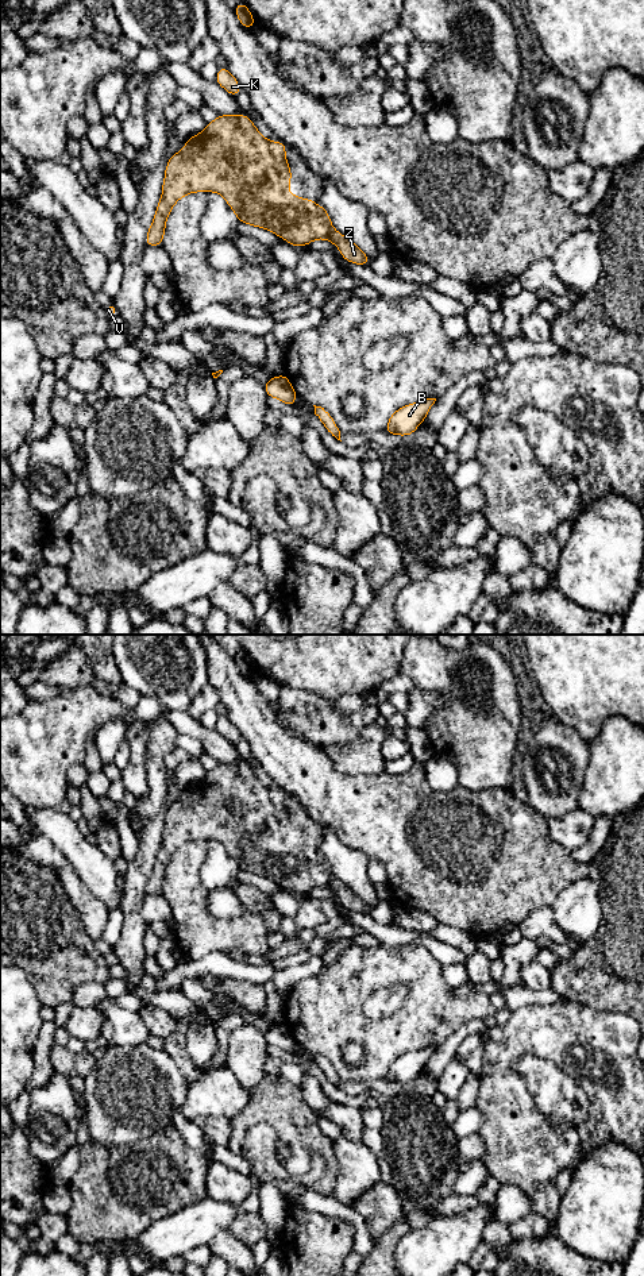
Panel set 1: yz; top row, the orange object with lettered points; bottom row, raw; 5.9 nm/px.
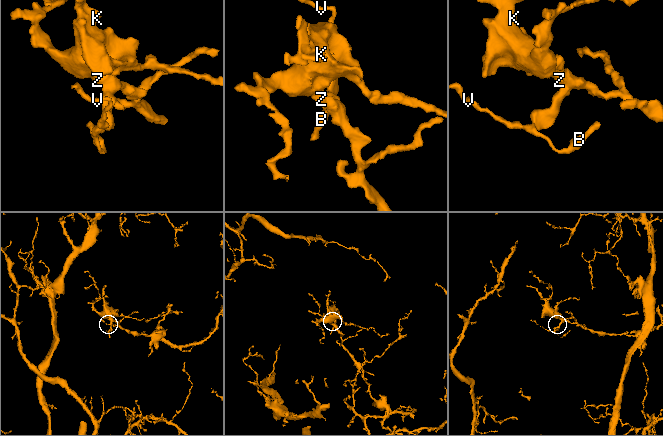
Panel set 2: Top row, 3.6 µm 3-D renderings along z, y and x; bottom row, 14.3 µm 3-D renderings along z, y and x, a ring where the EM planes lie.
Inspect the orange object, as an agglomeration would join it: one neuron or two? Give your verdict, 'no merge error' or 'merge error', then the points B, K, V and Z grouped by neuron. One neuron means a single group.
no merge error | B K V Z

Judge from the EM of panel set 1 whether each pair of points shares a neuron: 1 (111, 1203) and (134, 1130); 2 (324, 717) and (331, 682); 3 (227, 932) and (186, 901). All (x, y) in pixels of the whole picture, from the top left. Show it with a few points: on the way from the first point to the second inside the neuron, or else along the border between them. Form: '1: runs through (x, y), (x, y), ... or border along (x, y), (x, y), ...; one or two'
1: border along (159, 1130), (123, 1145), (97, 1142); two
2: border along (297, 690), (309, 690), (331, 701); two
3: runs through (218, 932), (196, 910); one

